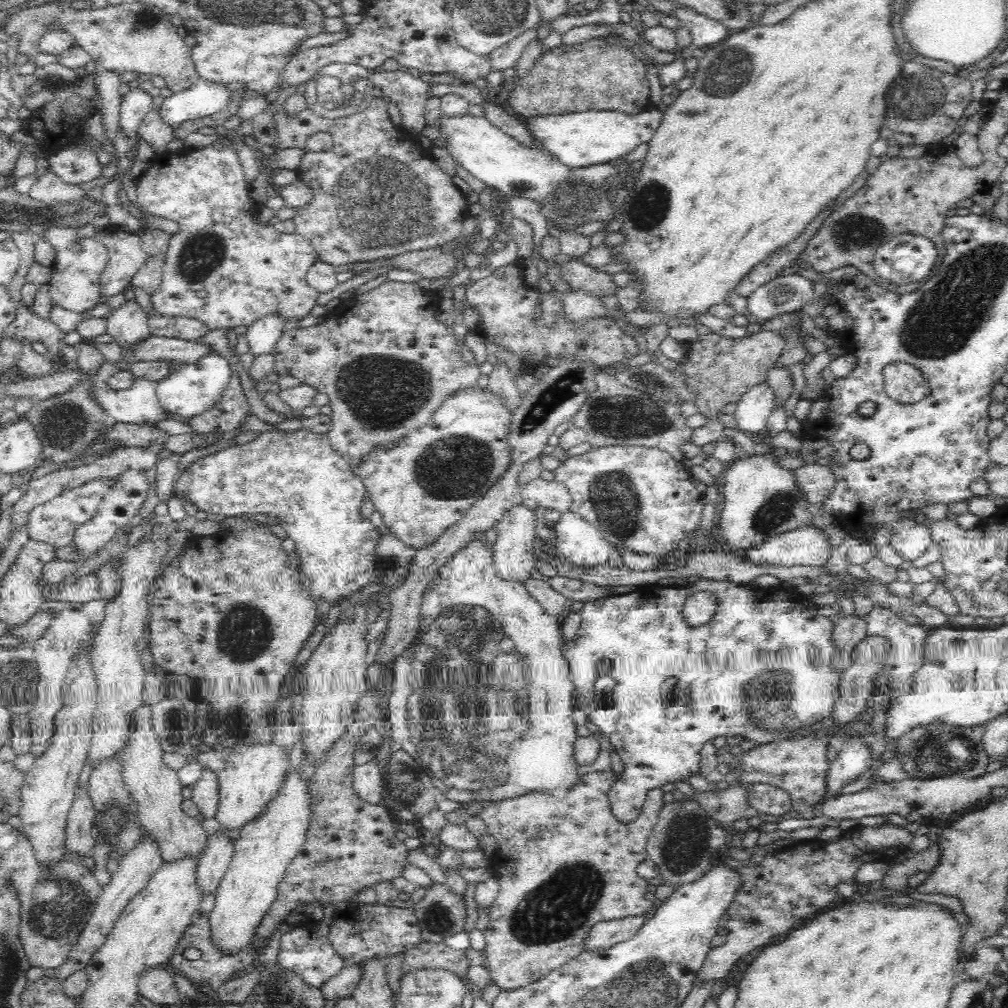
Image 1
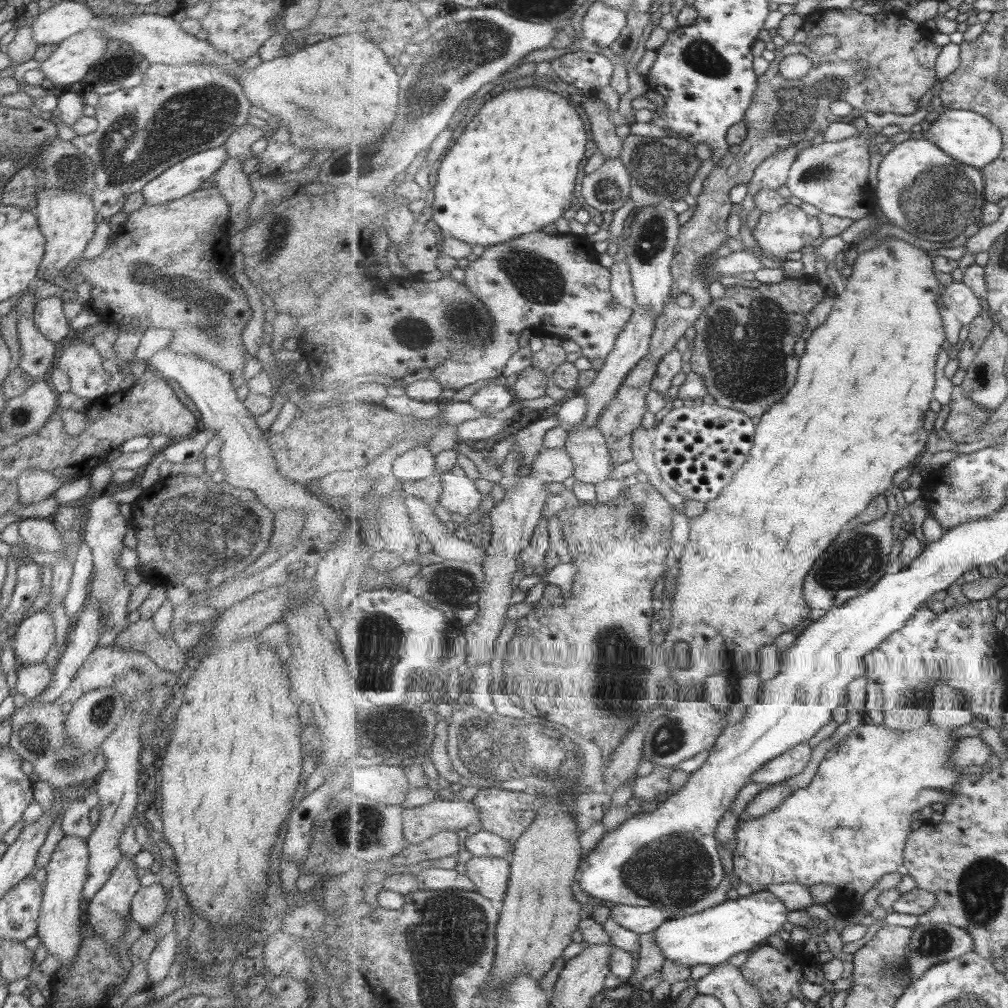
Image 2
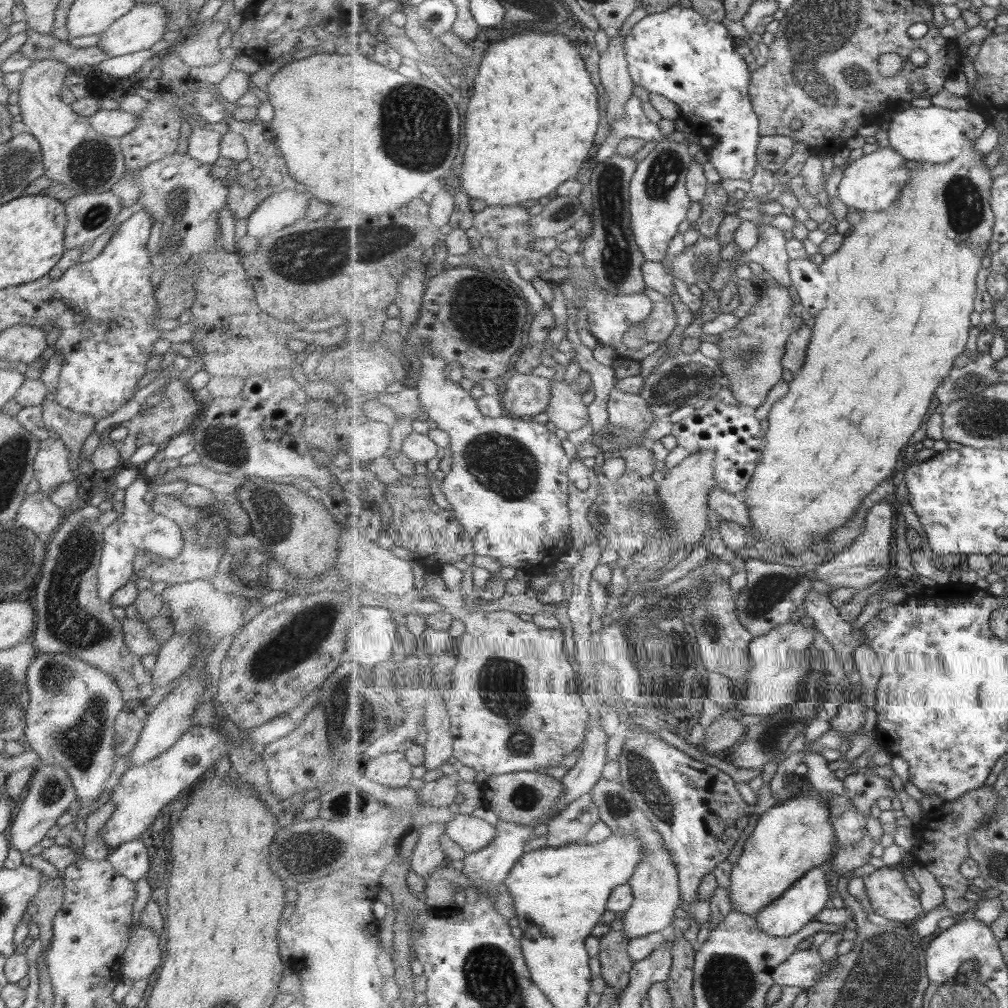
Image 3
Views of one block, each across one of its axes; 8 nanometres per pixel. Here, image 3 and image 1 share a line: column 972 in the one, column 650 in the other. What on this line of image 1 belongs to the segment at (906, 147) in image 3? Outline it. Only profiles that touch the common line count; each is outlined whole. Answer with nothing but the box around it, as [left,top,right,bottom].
[524,108,663,170]

